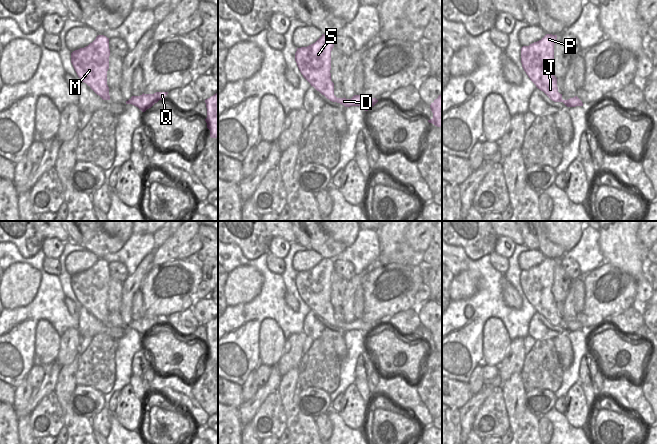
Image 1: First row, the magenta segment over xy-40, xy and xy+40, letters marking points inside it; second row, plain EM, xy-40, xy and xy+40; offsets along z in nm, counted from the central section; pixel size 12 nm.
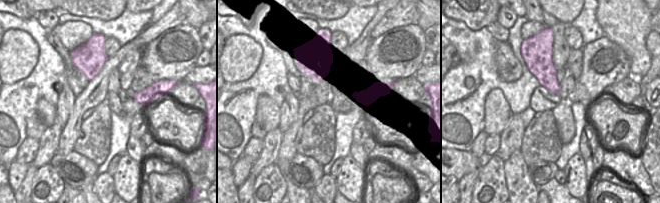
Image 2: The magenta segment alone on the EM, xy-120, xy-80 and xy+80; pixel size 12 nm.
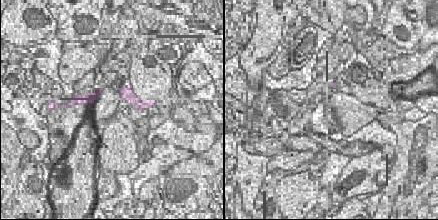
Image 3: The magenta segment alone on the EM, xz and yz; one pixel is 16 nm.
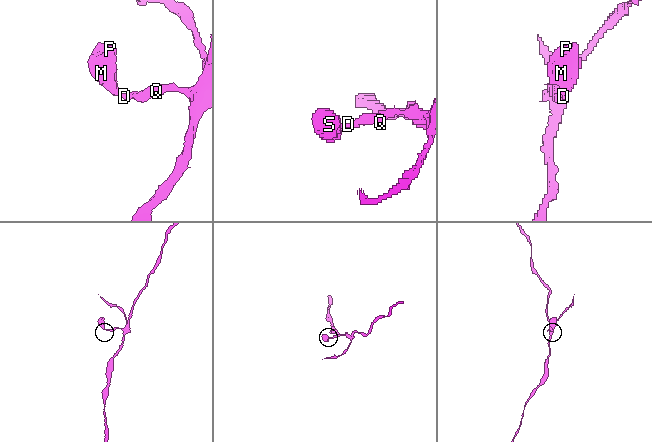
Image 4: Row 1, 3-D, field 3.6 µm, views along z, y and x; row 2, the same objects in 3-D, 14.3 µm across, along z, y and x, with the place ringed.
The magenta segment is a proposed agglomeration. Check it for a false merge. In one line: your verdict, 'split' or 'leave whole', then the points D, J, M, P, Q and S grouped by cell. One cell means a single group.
leave whole; groups D J M P Q S

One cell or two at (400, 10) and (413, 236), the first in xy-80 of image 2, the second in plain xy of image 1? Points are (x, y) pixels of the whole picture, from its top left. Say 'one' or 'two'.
one

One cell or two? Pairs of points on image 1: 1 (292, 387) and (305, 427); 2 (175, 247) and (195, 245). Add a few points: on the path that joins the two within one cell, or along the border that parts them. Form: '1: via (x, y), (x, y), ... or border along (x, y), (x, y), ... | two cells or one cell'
1: via (292, 397), (292, 412), (295, 417) | one cell
2: via (180, 245), (190, 245) | one cell

